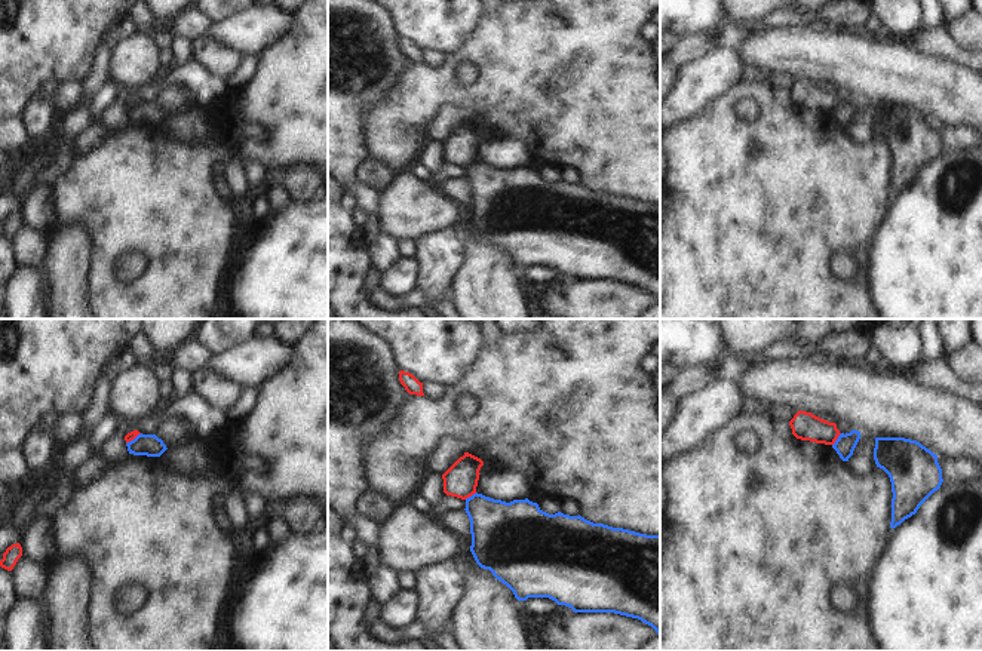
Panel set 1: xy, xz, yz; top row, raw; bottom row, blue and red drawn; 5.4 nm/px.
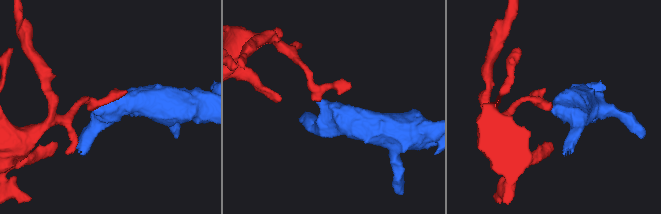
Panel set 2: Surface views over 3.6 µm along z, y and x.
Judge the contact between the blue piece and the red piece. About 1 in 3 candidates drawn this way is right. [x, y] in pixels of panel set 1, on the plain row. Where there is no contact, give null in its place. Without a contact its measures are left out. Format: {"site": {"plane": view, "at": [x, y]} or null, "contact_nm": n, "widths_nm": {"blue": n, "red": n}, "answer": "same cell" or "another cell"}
{"site": {"plane": "yz", "at": [837, 107]}, "contact_nm": 90, "widths_nm": {"blue": 110, "red": 150}, "answer": "another cell"}

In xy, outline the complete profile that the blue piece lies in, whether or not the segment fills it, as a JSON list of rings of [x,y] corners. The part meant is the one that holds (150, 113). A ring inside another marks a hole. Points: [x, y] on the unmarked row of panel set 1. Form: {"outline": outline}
{"outline": [[[138,102],[126,111],[129,122],[160,125],[168,116],[156,102]]]}

